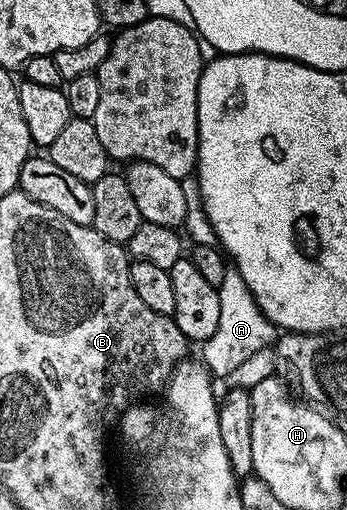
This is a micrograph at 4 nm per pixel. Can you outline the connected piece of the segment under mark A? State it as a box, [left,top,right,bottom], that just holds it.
[202,266,277,380]

